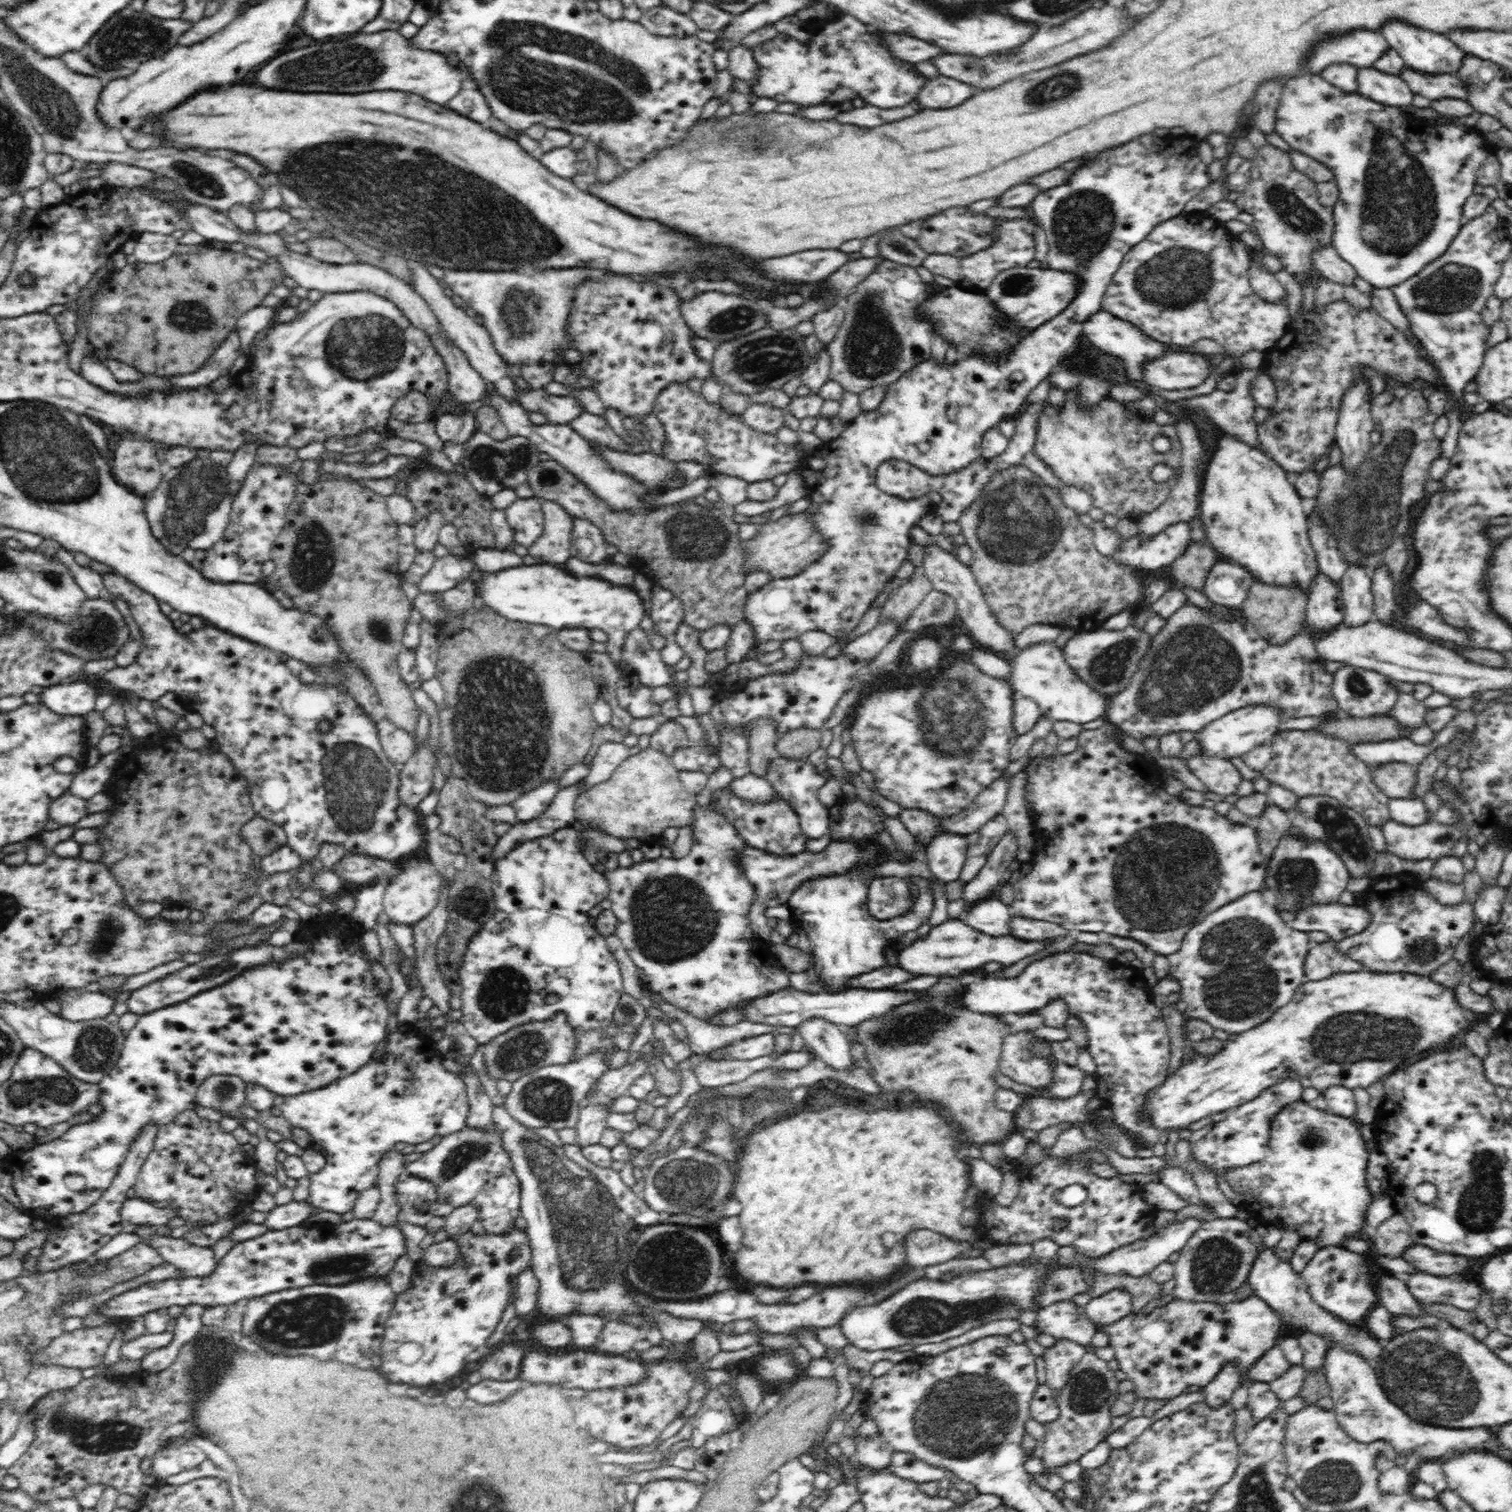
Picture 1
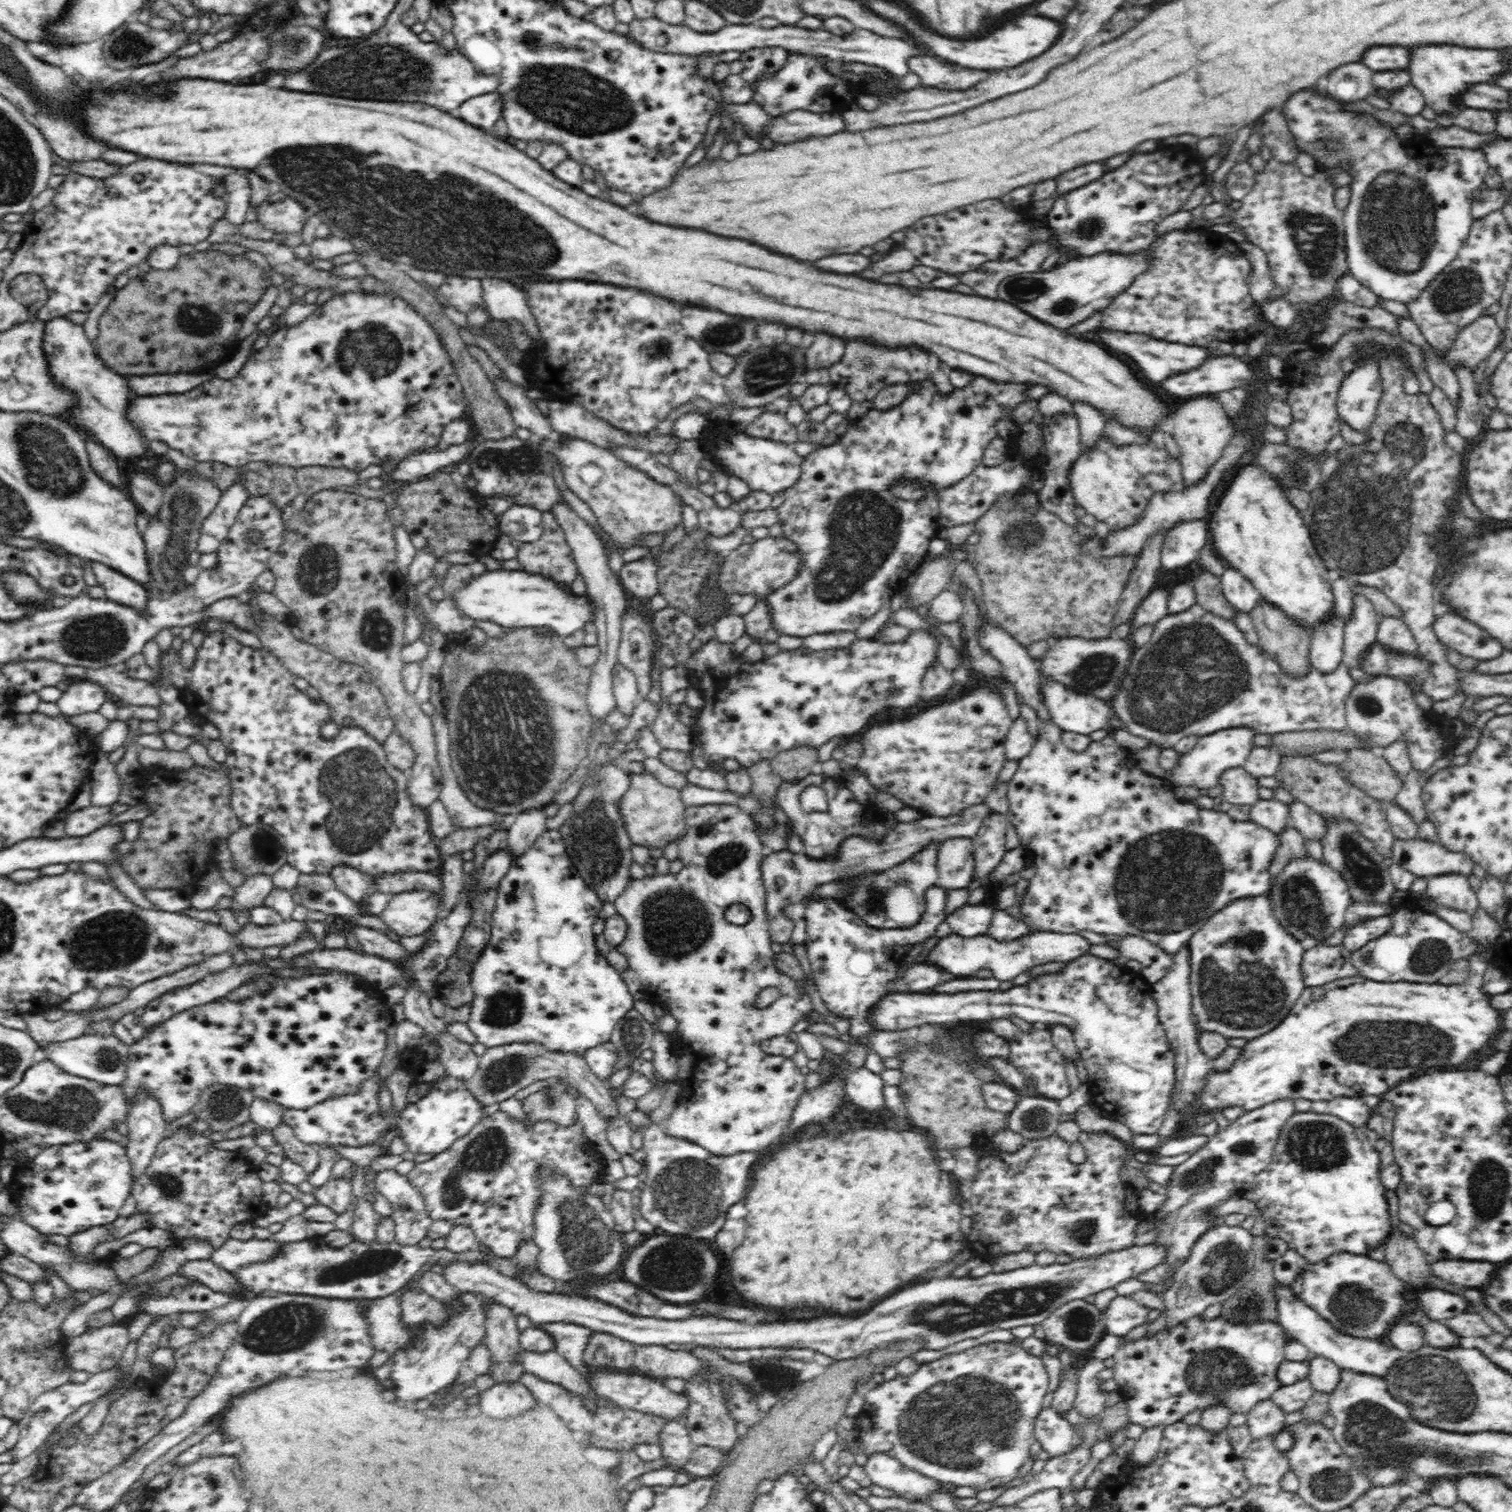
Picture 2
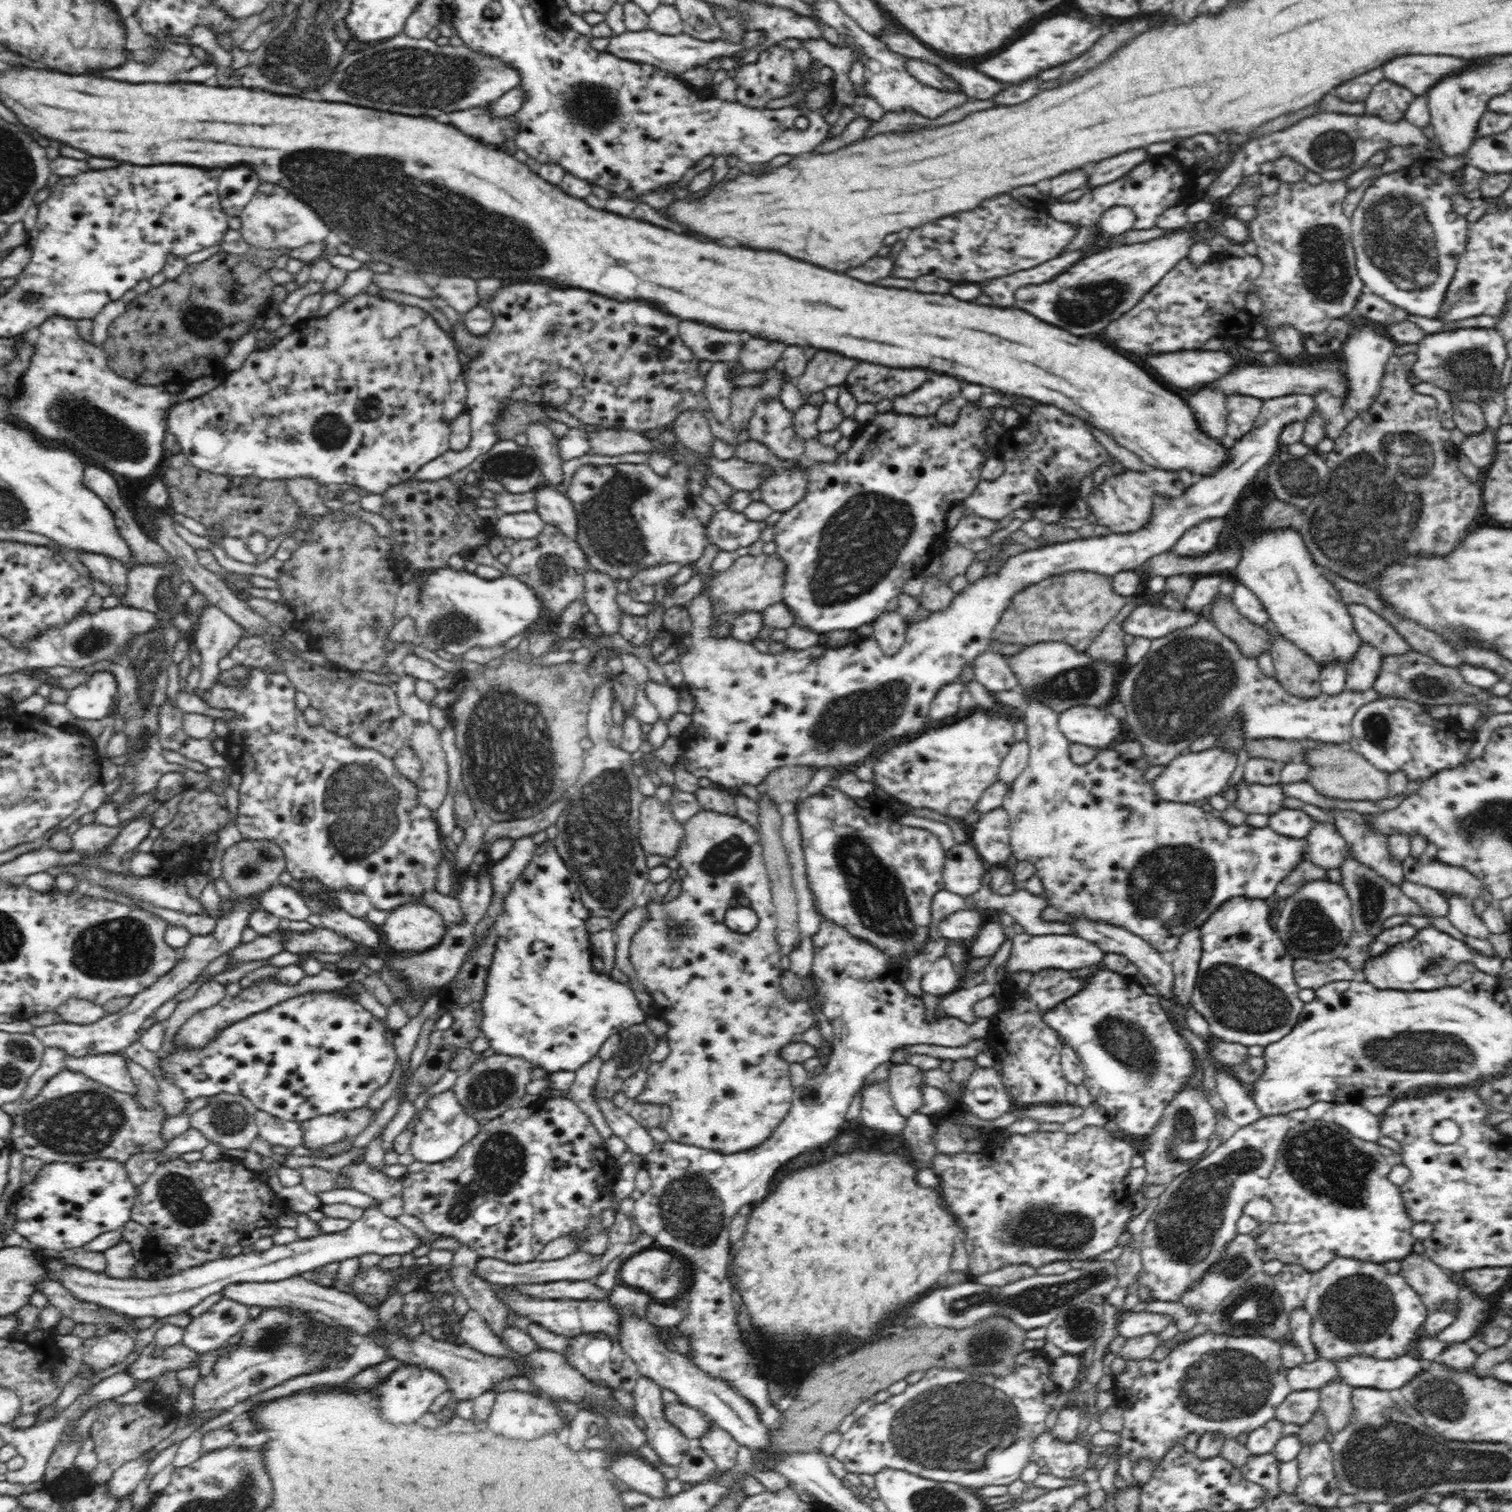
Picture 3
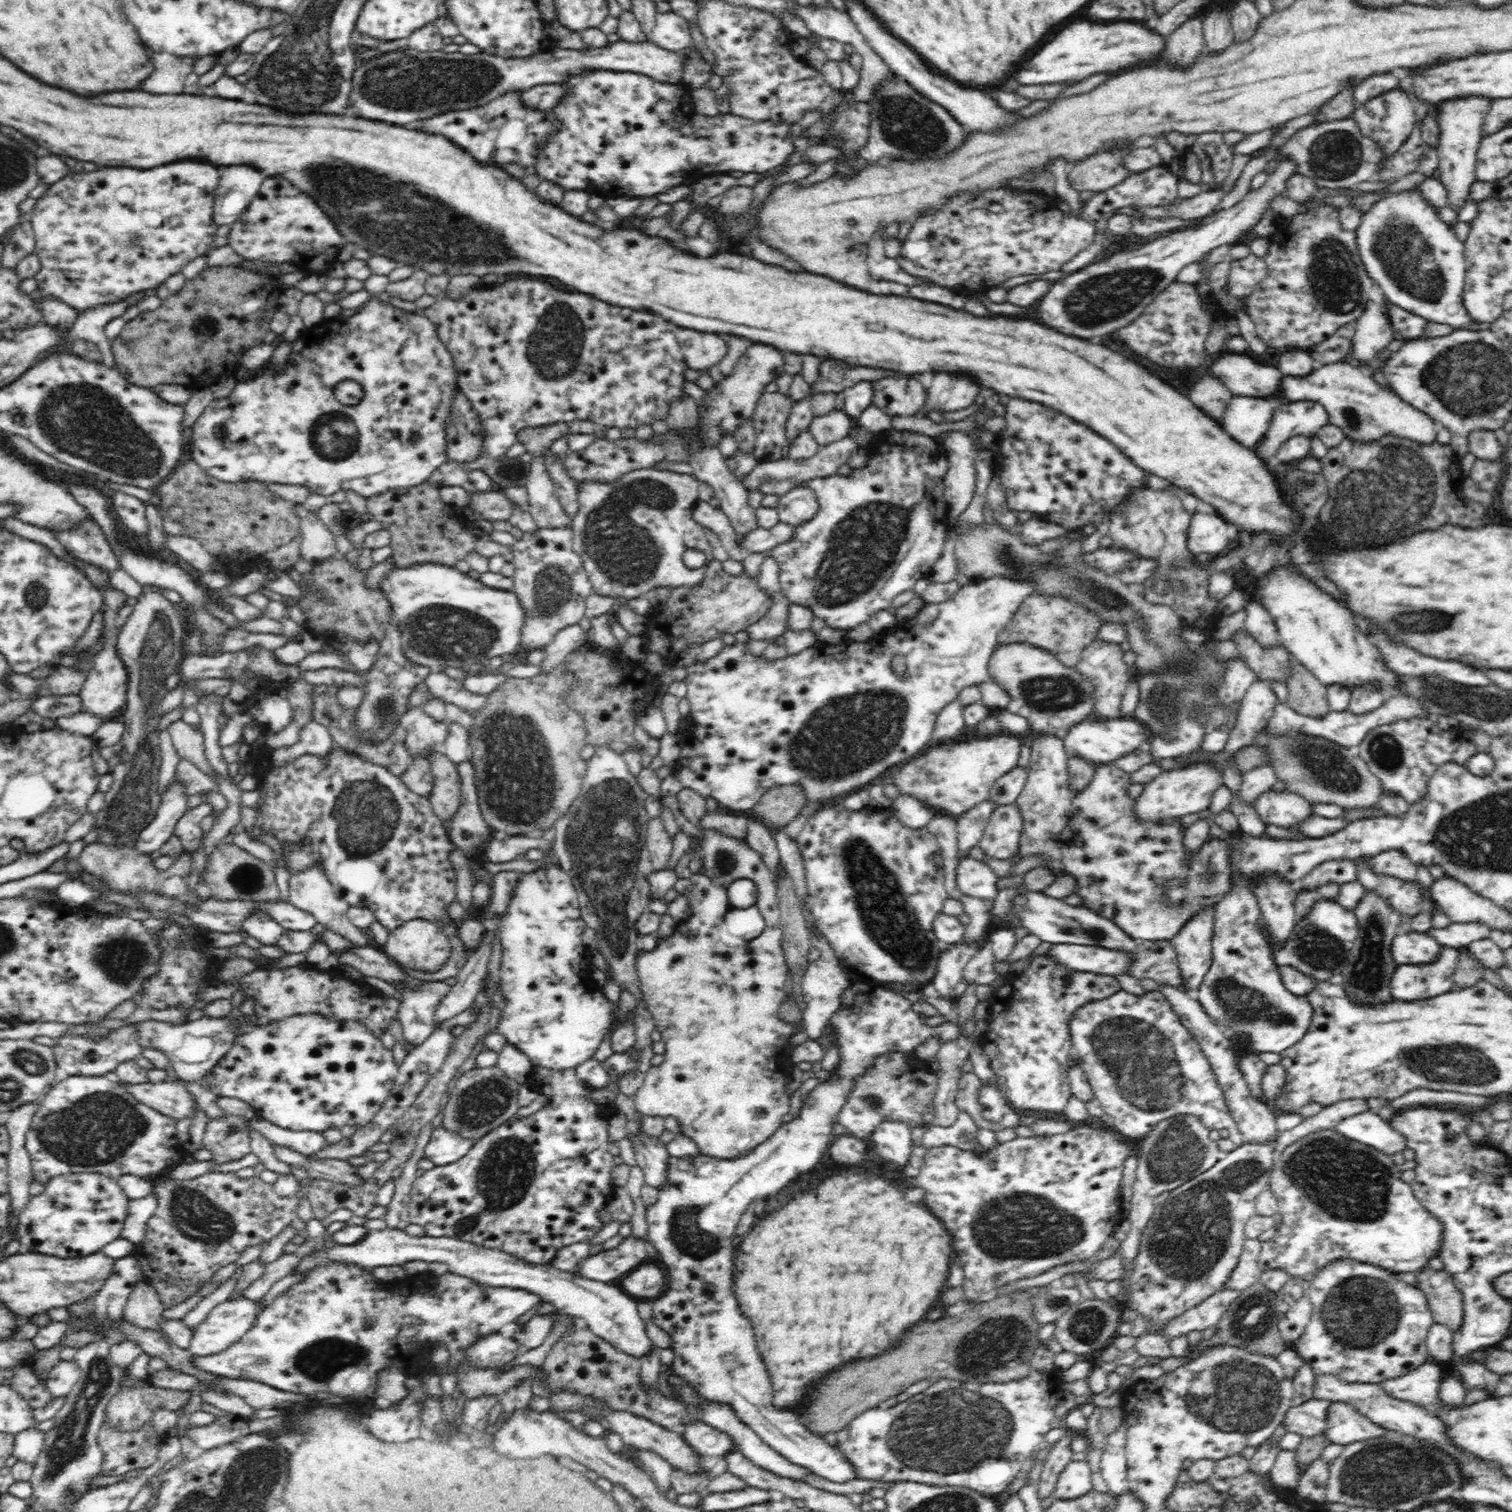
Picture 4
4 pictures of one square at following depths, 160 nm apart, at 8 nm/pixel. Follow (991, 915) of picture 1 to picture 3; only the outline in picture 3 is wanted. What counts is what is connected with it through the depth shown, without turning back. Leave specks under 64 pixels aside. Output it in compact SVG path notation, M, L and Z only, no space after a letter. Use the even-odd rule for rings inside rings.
M973 908L950 914L938 924L939 934L950 941L961 940L969 944L984 926L984 916L979 911Z

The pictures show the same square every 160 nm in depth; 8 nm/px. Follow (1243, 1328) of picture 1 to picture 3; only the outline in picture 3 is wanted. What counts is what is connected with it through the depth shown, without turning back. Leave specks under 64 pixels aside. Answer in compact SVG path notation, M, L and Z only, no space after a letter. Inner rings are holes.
M1208 1330L1203 1335L1178 1345L1161 1362L1149 1358L1127 1361L1125 1371L1114 1378L1113 1390L1115 1402L1124 1419L1119 1444L1122 1452L1129 1454L1132 1463L1148 1458L1158 1463L1170 1448L1174 1448L1174 1444L1185 1440L1189 1434L1196 1433L1200 1438L1207 1433L1222 1433L1225 1438L1234 1440L1240 1434L1250 1434L1265 1426L1276 1417L1278 1404L1292 1392L1287 1383L1287 1369L1282 1365L1283 1344L1280 1340L1265 1336L1234 1337Z

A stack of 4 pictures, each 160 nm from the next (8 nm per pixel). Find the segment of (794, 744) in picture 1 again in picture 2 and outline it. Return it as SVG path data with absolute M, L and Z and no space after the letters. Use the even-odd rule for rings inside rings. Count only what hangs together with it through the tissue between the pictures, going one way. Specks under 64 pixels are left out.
M798 746L778 752L769 761L772 770L783 782L796 782L812 772L812 766L818 762L817 749L813 746Z

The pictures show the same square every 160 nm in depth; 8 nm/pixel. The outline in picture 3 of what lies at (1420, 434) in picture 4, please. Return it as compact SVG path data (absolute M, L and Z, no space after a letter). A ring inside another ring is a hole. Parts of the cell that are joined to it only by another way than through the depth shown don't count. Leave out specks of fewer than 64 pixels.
M1326 361L1325 363L1318 363L1317 365L1264 365L1264 366L1240 366L1230 370L1226 376L1208 383L1218 389L1226 397L1231 395L1252 396L1261 399L1263 402L1274 397L1282 397L1289 395L1307 395L1314 397L1320 391L1328 391L1332 396L1338 400L1345 402L1347 398L1348 379L1342 371L1342 367L1336 361Z

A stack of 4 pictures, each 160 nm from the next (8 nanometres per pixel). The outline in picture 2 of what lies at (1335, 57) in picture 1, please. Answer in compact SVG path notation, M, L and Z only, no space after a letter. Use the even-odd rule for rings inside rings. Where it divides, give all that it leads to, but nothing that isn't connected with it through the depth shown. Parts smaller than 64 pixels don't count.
M1400 45L1376 46L1362 60L1373 72L1408 71L1411 52Z

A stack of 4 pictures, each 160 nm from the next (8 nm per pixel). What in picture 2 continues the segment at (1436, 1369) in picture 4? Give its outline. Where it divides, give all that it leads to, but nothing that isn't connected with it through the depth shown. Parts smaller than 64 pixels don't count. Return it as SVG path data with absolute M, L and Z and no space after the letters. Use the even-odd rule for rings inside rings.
M1276 1282L1274 1284L1274 1297L1278 1301L1278 1323L1285 1329L1288 1339L1304 1344L1312 1356L1327 1358L1327 1360L1334 1362L1341 1371L1352 1371L1384 1379L1394 1364L1406 1354L1386 1341L1368 1340L1367 1338L1342 1334L1327 1320L1321 1318L1313 1308L1310 1308L1302 1297L1296 1299L1292 1295L1290 1286L1280 1286Z

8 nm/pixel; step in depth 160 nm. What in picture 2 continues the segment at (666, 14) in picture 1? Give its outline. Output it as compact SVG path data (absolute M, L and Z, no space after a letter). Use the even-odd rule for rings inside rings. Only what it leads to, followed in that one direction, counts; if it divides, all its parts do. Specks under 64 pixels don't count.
M656 17L644 20L634 19L629 24L627 34L632 40L636 40L644 49L658 53L672 53L674 55L707 55L708 53L718 55L728 51L740 53L761 47L782 47L788 53L798 53L817 59L826 57L831 61L844 63L862 63L870 66L880 66L895 78L900 80L908 73L908 60L918 55L924 55L922 49L918 49L911 40L898 40L887 36L878 36L869 30L855 28L850 34L837 36L826 29L816 30L801 28L797 26L778 25L773 28L764 28L759 24L727 24L718 32L699 33L684 24L666 24Z

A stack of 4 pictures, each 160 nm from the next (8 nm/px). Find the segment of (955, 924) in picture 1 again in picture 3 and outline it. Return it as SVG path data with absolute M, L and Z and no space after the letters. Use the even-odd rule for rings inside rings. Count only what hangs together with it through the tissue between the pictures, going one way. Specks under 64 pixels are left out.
M1026 932L1021 934L1013 933L1013 948L1010 958L1007 961L1005 970L1011 972L1022 972L1022 970L1028 970L1028 972L1037 973L1038 971L1044 971L1046 969L1060 969L1062 971L1078 970L1079 968L1088 968L1102 962L1105 958L1105 953L1092 942L1088 942L1075 935L1068 934L1043 934L1043 936L1031 936Z

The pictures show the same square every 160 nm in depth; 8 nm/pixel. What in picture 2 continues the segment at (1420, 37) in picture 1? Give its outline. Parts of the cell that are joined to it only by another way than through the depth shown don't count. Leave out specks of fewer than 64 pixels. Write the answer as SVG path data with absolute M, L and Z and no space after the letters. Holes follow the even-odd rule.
M1426 44L1426 46L1409 46L1411 62L1408 72L1411 84L1422 94L1425 104L1437 115L1456 112L1466 107L1458 103L1458 96L1468 90L1470 84L1488 84L1500 74L1510 72L1505 55L1497 49L1472 49L1456 44Z

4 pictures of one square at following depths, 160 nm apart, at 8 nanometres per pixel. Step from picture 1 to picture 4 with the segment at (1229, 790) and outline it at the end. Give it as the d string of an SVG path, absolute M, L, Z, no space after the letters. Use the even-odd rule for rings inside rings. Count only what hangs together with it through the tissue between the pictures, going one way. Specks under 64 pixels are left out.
M1288 790L1262 792L1254 800L1254 809L1256 809L1258 817L1265 823L1287 829L1304 822L1308 816L1314 814L1311 802Z

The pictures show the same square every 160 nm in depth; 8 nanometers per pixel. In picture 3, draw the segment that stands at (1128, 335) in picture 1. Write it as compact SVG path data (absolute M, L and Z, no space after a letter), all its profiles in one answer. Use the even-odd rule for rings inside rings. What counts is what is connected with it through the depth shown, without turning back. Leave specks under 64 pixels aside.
M1221 349L1182 350L1146 358L1146 364L1152 366L1166 382L1178 388L1190 388L1196 384L1204 386L1236 368L1236 360L1224 352Z

